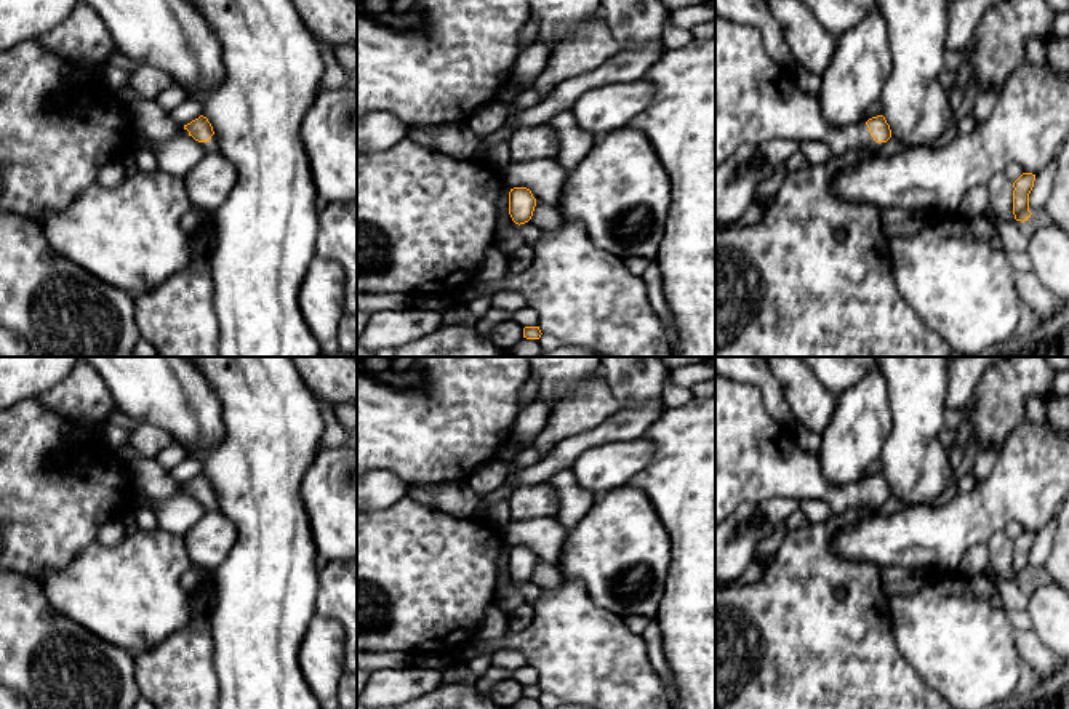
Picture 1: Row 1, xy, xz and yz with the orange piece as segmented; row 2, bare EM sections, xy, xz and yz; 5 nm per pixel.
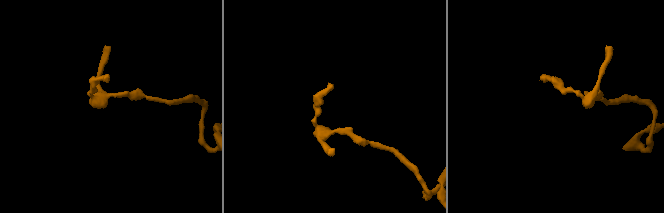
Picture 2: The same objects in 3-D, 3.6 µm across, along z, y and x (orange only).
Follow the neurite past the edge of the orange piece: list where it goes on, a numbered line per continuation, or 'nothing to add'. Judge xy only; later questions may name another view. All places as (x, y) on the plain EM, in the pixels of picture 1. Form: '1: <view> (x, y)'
1: xy (212, 504)

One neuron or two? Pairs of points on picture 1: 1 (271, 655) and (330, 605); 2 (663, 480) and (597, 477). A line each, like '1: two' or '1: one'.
1: two
2: two

